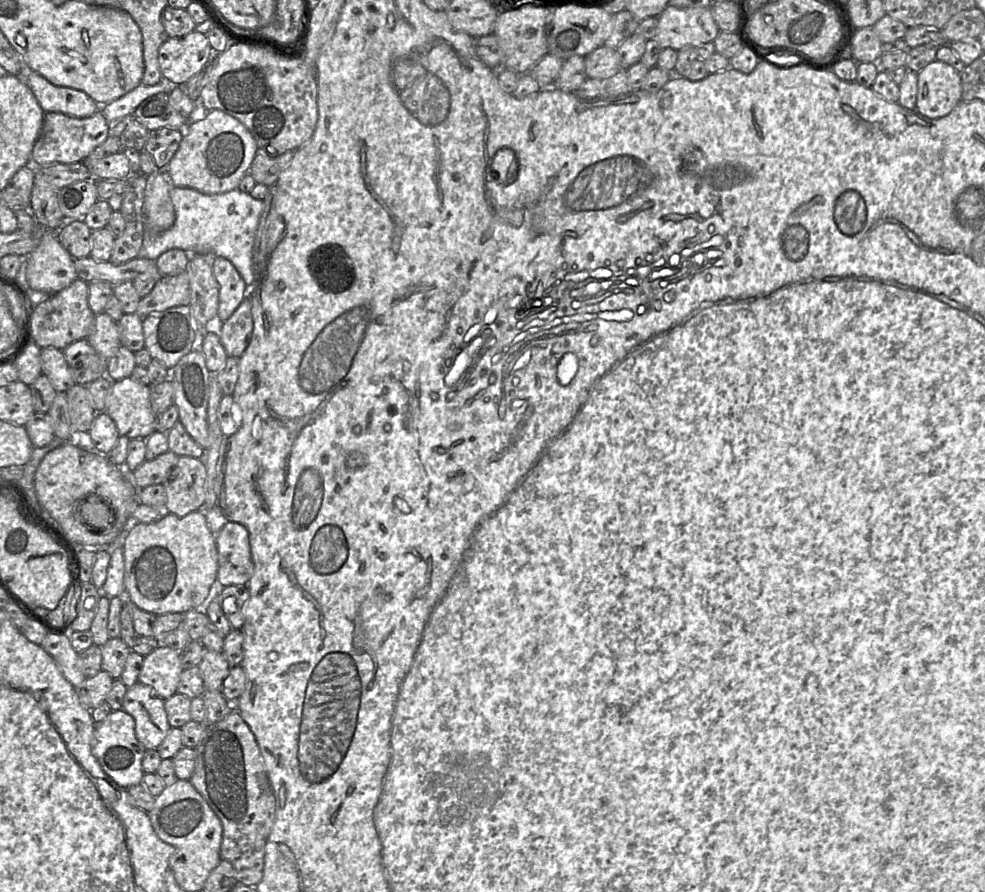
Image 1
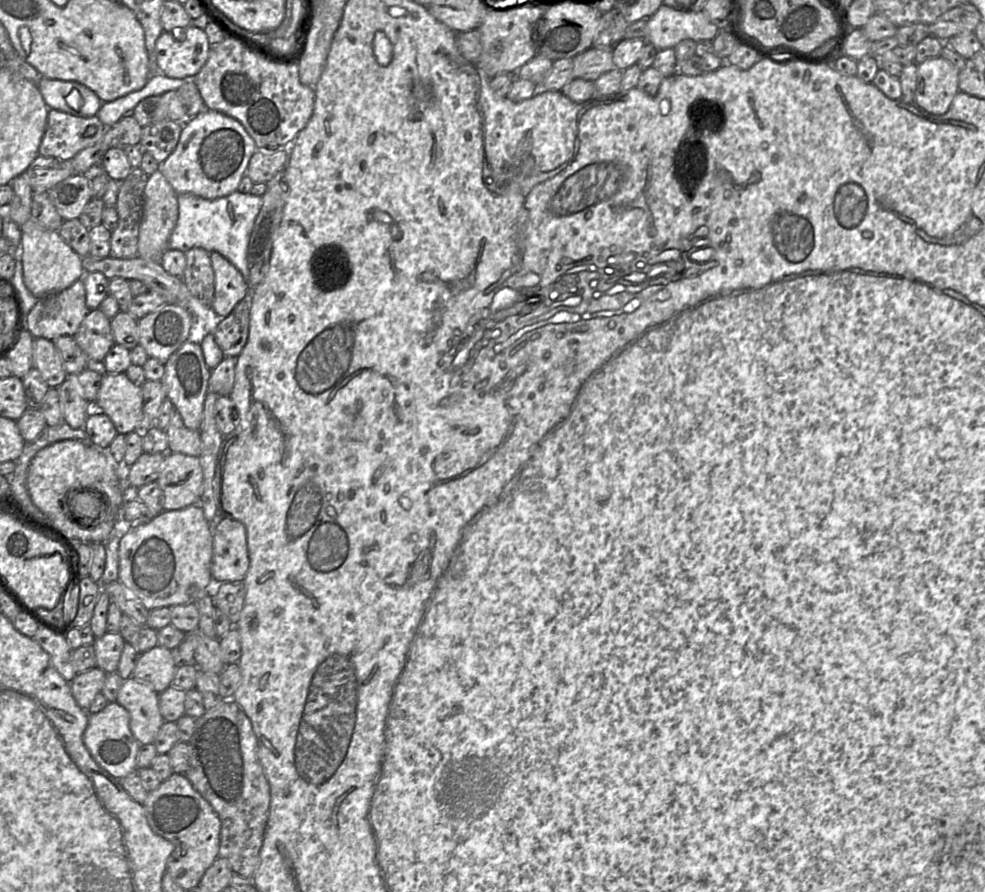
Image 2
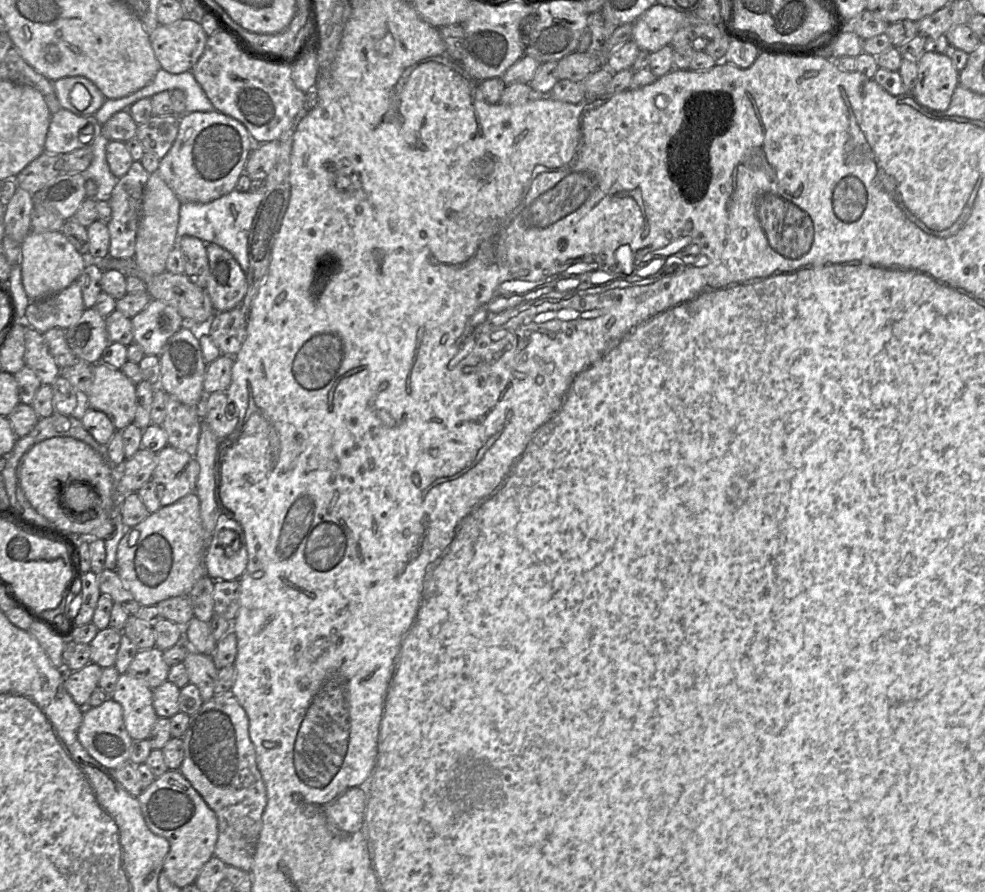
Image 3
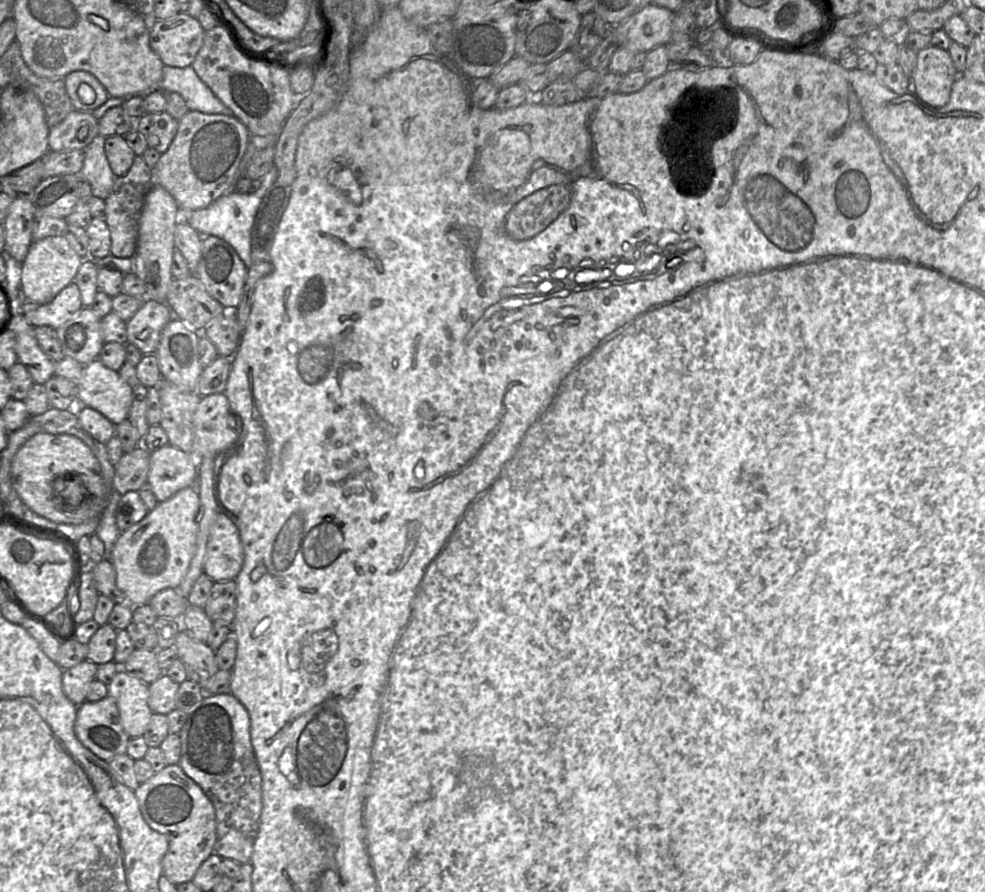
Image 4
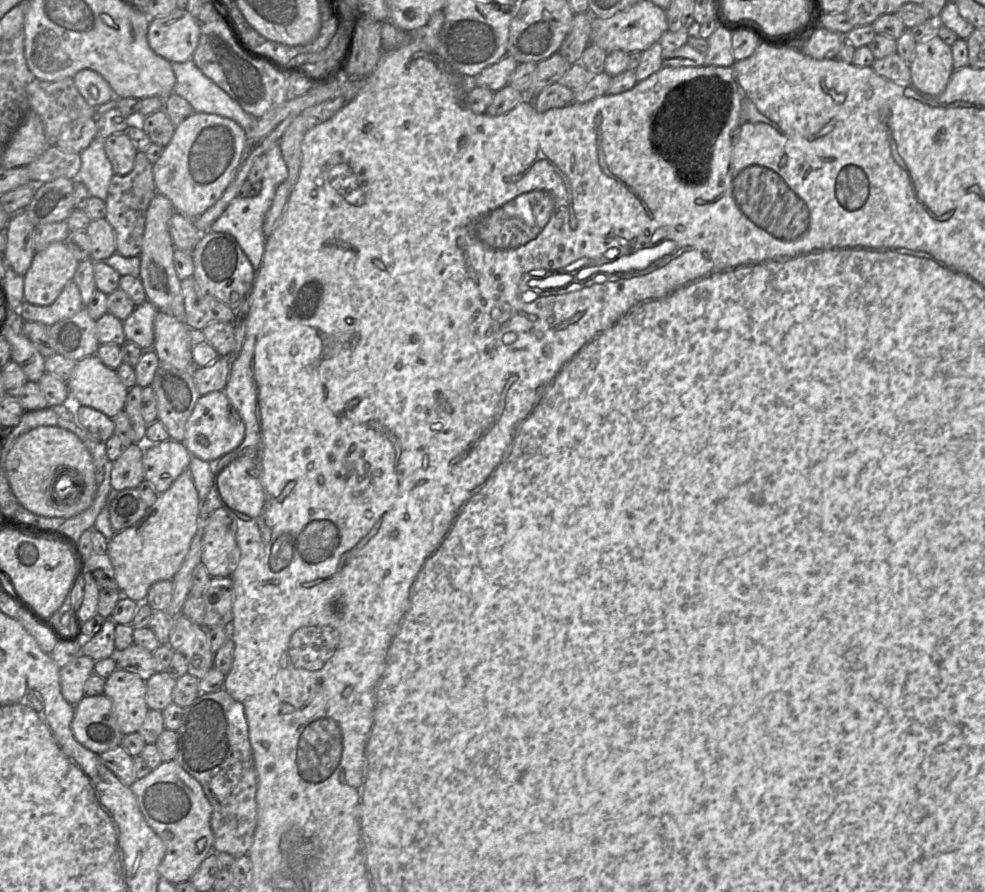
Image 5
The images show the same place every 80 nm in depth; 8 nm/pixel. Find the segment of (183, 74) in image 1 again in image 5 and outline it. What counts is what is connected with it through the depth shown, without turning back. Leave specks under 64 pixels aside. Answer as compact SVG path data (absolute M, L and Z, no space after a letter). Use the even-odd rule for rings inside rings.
M186 9L150 18L148 43L153 52L170 63L192 59L200 40L201 23Z

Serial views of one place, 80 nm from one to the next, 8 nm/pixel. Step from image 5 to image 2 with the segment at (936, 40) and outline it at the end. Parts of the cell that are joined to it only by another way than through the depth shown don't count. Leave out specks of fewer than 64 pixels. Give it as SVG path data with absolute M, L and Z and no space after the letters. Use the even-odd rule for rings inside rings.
M940 55L918 64L915 104L934 115L945 114L960 91L959 72Z

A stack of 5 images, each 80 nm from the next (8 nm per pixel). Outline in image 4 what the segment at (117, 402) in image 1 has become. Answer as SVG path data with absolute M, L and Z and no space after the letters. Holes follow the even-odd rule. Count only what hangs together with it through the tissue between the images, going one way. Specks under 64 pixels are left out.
M99 358L84 366L83 377L78 384L78 407L91 407L118 425L129 417L132 401L133 388L121 377L118 371L105 366Z

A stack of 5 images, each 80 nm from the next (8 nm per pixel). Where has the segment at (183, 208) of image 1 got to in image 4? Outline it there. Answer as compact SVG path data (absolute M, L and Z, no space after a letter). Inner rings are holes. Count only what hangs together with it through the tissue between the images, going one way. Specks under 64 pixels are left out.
M272 166L260 179L261 186L253 194L239 194L229 191L210 206L192 212L181 211L181 221L186 221L201 236L216 236L229 243L237 252L247 269L251 267L251 228L259 204L277 178L277 168Z

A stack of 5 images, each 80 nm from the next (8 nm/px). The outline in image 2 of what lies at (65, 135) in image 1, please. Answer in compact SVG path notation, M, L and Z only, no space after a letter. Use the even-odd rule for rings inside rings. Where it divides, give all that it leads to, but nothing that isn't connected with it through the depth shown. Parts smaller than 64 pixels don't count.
M49 109L45 131L38 148L38 155L71 160L81 150L92 147L99 142L106 128L97 116L83 118Z

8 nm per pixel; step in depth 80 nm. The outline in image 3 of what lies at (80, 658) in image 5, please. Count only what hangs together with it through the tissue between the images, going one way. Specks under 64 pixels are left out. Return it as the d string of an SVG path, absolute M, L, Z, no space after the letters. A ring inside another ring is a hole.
M90 662L83 668L65 674L65 688L75 703L82 709L88 707L88 700L101 677L102 668Z

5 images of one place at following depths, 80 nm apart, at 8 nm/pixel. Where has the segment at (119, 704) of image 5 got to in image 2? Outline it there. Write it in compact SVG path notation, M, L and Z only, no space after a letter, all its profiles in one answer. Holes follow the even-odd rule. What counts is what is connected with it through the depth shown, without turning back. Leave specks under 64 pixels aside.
M130 677L123 681L116 702L124 707L130 716L130 729L140 744L153 743L164 723L159 709L159 694L149 684Z

